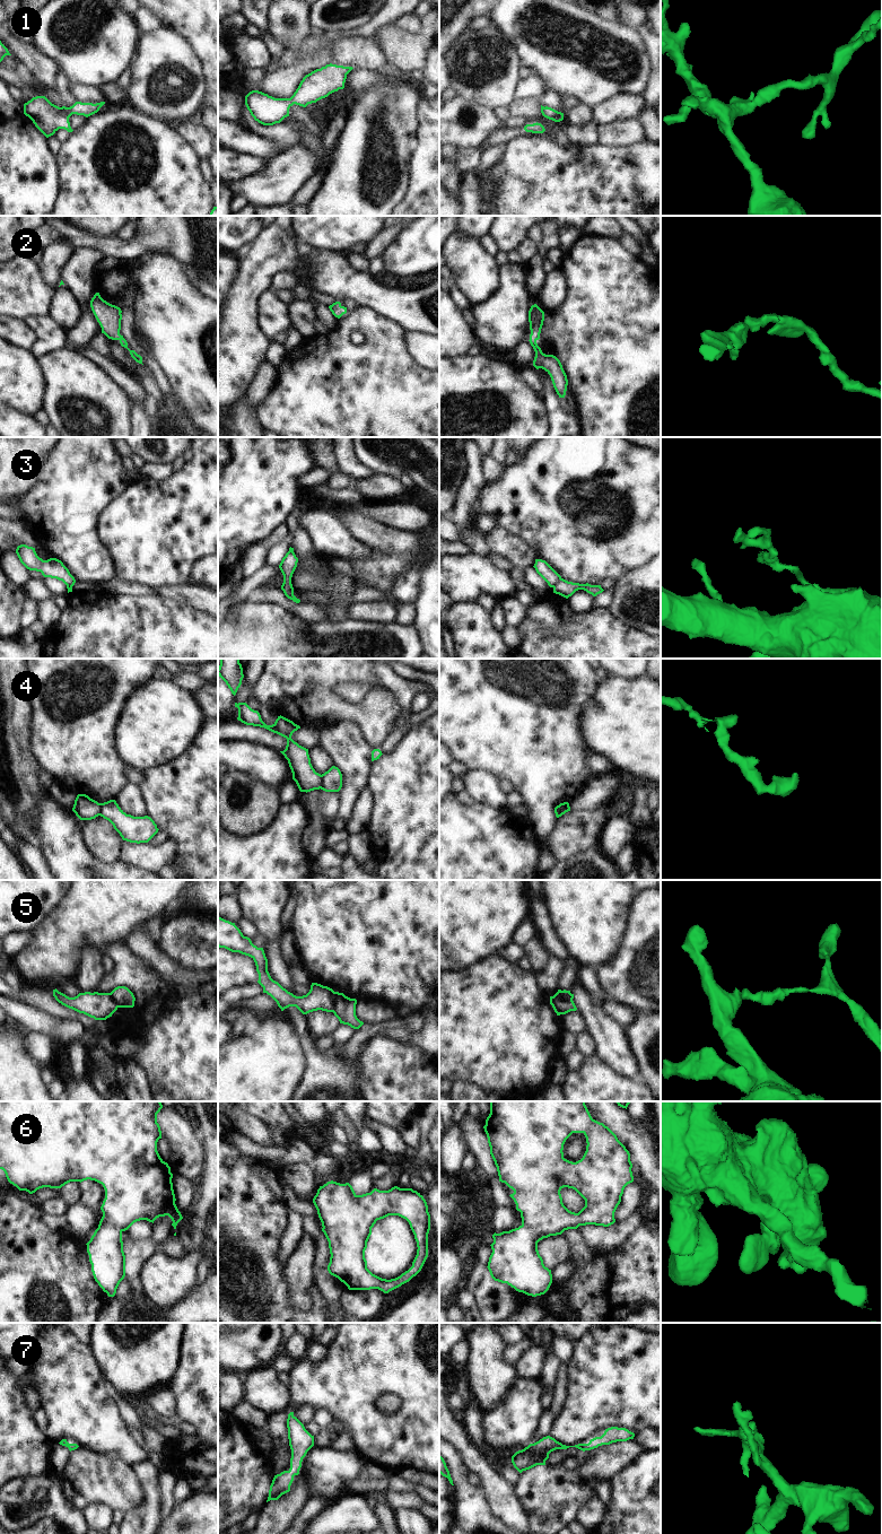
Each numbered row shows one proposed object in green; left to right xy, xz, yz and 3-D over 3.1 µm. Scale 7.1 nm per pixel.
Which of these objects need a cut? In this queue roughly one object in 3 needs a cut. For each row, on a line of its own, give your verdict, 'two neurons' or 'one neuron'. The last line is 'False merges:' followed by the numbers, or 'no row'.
1: one neuron
2: one neuron
3: two neurons
4: two neurons
5: two neurons
6: one neuron
7: one neuron
False merges: 3, 4, 5

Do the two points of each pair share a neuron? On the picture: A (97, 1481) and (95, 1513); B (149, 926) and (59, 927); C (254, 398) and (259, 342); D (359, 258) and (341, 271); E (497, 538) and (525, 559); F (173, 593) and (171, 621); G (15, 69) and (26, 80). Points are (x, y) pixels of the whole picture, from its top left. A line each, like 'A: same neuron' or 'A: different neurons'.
A: different neurons
B: different neurons
C: different neurons
D: different neurons
E: same neuron
F: different neurons
G: same neuron

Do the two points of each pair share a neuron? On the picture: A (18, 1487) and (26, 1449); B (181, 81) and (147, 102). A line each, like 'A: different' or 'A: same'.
A: different
B: same

